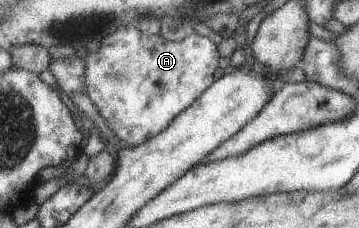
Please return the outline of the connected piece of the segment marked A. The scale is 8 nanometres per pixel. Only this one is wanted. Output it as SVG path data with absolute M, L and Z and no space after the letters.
M117 27L100 38L99 44L90 49L84 60L85 92L95 106L99 116L127 146L137 146L163 130L184 108L187 108L213 82L213 72L219 60L216 44L209 38L187 31L180 41L168 41L159 33L141 33L138 27Z

